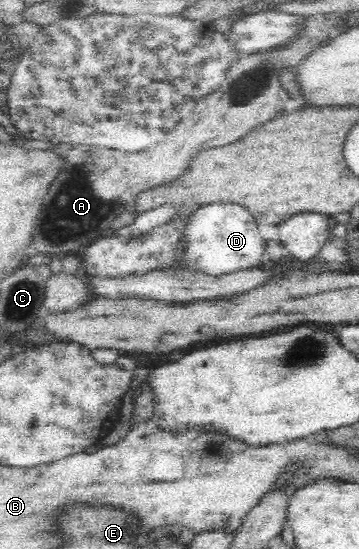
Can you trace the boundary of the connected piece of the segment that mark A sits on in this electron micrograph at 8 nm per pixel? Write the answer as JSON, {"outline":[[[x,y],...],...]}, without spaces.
{"outline":[[[308,17],[307,30],[293,43],[285,48],[273,51],[255,53],[252,55],[243,55],[237,59],[233,66],[230,66],[229,72],[220,84],[220,87],[207,95],[205,98],[199,99],[194,111],[190,114],[190,119],[184,119],[176,126],[174,131],[168,135],[168,143],[158,143],[154,147],[148,147],[146,151],[140,153],[132,153],[132,155],[118,155],[116,159],[116,150],[108,151],[98,146],[74,145],[72,151],[67,151],[66,169],[62,173],[70,173],[68,181],[64,183],[64,187],[60,187],[60,175],[58,179],[52,183],[49,193],[44,201],[44,211],[38,215],[38,223],[36,229],[42,237],[42,241],[48,243],[48,251],[50,257],[68,257],[70,251],[78,251],[83,247],[90,247],[96,241],[99,241],[103,235],[109,233],[109,227],[112,221],[119,217],[123,211],[133,209],[138,195],[142,195],[146,191],[158,187],[168,182],[176,180],[187,170],[189,161],[200,151],[206,151],[210,147],[220,147],[226,143],[232,143],[236,139],[240,139],[242,135],[246,135],[252,127],[262,125],[266,121],[270,121],[282,112],[282,105],[287,97],[287,91],[281,89],[278,81],[278,71],[281,66],[294,67],[298,65],[308,51],[317,43],[328,39],[325,32],[321,30],[322,25],[313,17]]]}

